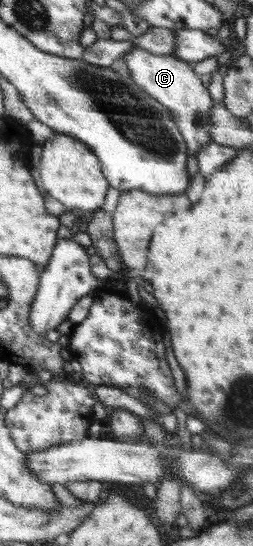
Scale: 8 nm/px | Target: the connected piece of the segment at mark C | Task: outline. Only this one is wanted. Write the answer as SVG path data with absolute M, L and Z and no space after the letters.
M134 47L124 55L126 67L128 67L129 77L138 83L138 87L156 99L160 104L164 104L169 109L174 123L180 128L182 136L185 136L188 145L188 173L194 177L198 173L196 165L196 154L209 145L211 139L211 107L213 99L208 95L206 87L198 79L198 75L192 71L192 65L178 59L176 56L154 55L140 47Z

